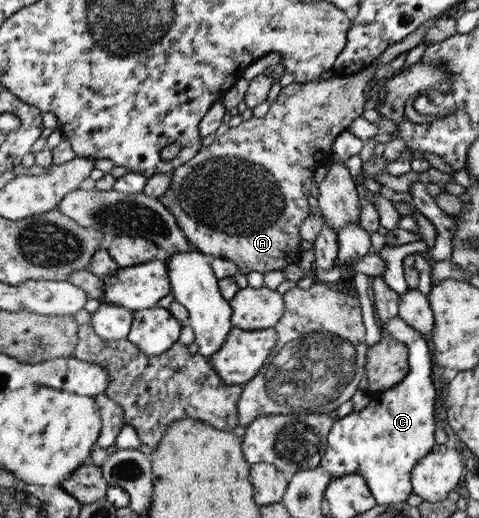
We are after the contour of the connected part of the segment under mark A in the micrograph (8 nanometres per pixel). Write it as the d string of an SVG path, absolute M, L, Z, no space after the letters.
M437 18L421 24L415 32L385 49L381 56L356 75L335 75L330 79L305 84L293 82L283 87L270 104L268 114L259 118L251 117L239 126L230 128L227 133L216 137L211 145L200 149L195 158L176 168L171 176L169 190L160 196L159 202L177 219L177 225L197 250L204 252L210 259L223 257L235 262L245 275L249 272L267 274L270 270L282 271L283 268L297 263L303 251L299 228L311 210L307 198L314 184L312 173L320 165L333 160L333 142L339 134L346 131L353 120L364 113L363 106L367 100L363 90L375 76L375 70L419 45L425 31L435 21Z

